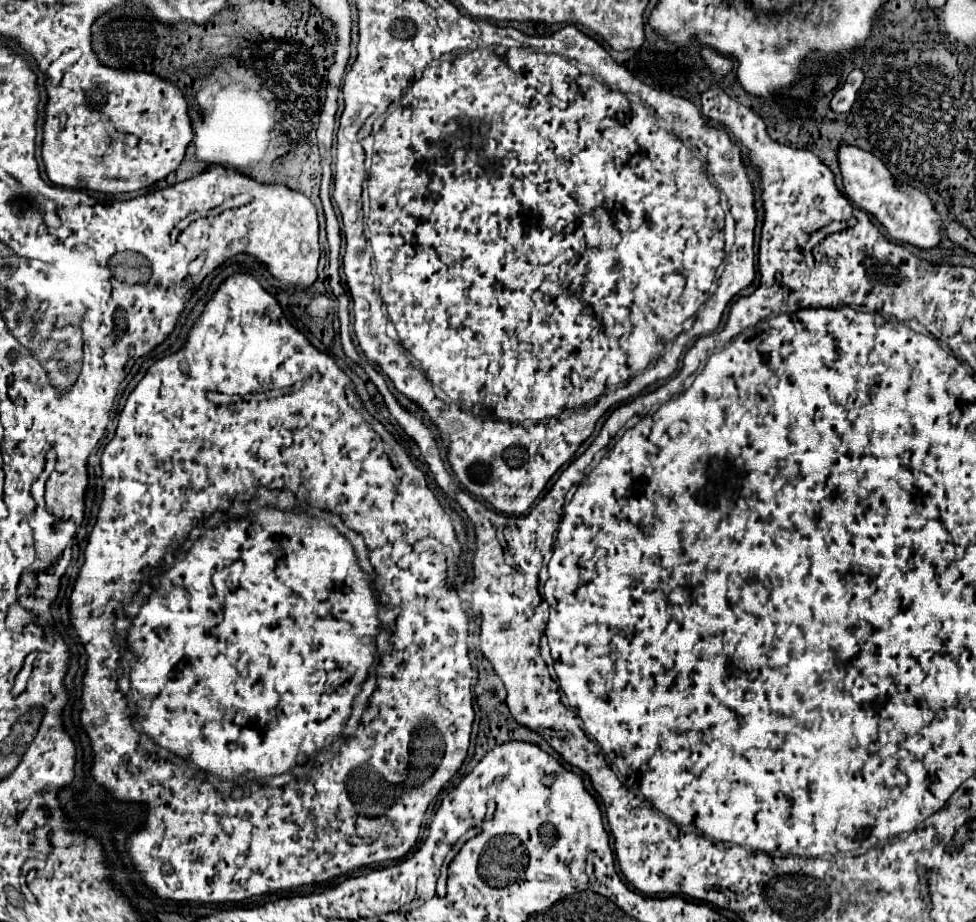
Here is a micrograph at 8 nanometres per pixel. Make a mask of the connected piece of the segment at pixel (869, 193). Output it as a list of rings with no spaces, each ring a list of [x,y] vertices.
[[[839,146],[837,162],[843,178],[843,190],[849,196],[849,200],[861,210],[873,214],[877,222],[881,222],[887,228],[887,234],[895,242],[909,242],[917,248],[939,246],[943,236],[943,222],[927,194],[907,184],[897,184],[897,180],[891,176],[885,164],[871,152],[863,152],[861,148]]]

